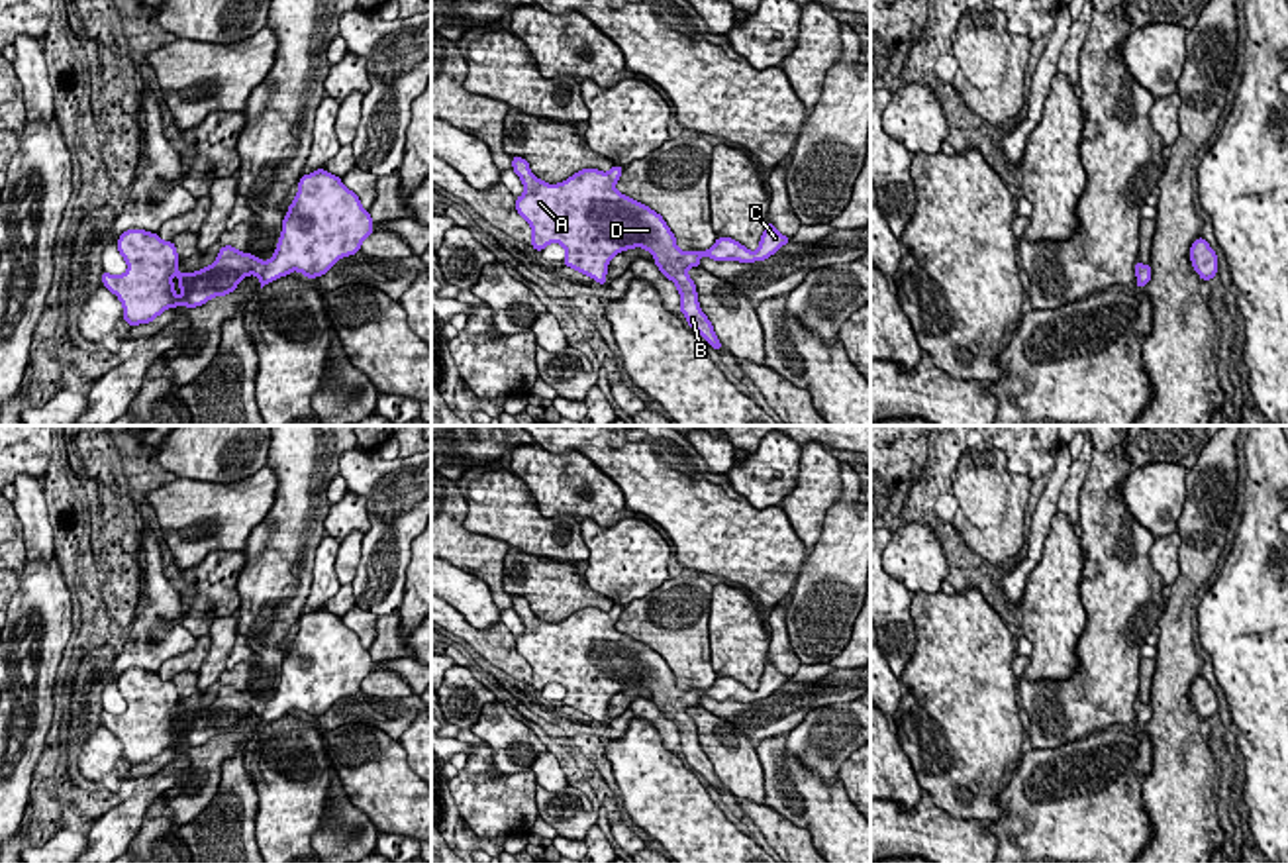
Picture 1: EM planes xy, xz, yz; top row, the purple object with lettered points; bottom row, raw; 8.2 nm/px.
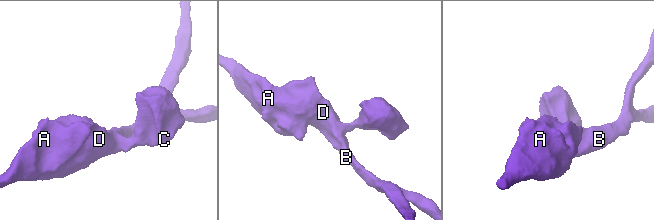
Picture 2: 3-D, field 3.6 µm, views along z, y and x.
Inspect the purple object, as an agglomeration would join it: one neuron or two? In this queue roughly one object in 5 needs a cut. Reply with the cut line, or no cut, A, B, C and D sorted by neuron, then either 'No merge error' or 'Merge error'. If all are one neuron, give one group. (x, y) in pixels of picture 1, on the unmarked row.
No split. Groups: A B C D. No merge error

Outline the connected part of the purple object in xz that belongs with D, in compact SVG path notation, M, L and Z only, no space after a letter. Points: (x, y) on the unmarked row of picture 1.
M512 596L512 602L512 610L523 624L523 634L516 637L516 651L531 665L533 688L543 690L549 683L563 685L567 690L563 704L594 718L598 724L608 724L608 704L618 692L635 686L647 688L659 710L678 728L678 749L684 753L688 765L696 769L716 790L721 790L721 783L714 773L712 761L700 747L696 724L686 710L690 706L700 706L702 696L710 696L714 700L731 698L739 702L765 700L790 681L790 677L782 675L767 661L757 690L749 690L731 677L718 677L706 690L682 690L676 686L676 677L661 653L616 630L616 622L619 620L623 606L614 604L608 612L582 608L563 622L549 624L531 612L525 598Z

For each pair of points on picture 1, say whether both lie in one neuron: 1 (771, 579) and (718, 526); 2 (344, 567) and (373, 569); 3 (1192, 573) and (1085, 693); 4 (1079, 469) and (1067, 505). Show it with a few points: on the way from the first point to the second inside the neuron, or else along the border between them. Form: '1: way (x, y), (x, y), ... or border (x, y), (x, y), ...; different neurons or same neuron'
1: way (757, 565), (732, 540); same neuron
2: border (363, 536), (355, 577), (349, 583); different neurons
3: border (1167, 601), (1155, 632); different neurons
4: way (1077, 477), (1069, 497); same neuron

